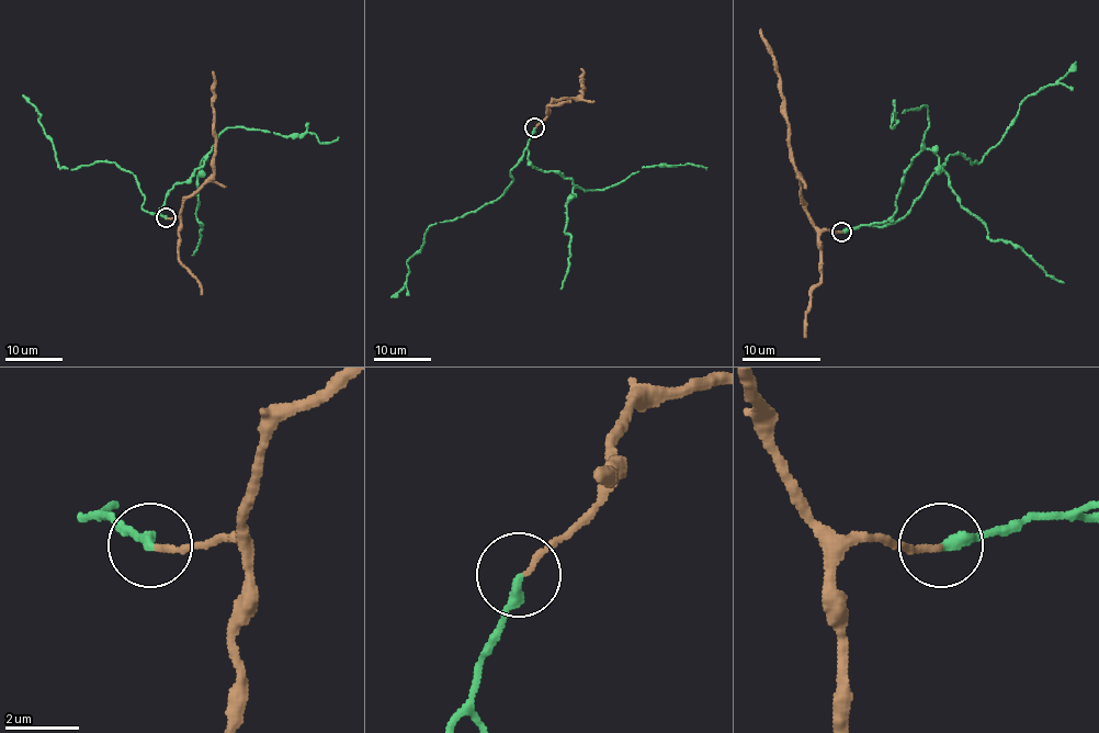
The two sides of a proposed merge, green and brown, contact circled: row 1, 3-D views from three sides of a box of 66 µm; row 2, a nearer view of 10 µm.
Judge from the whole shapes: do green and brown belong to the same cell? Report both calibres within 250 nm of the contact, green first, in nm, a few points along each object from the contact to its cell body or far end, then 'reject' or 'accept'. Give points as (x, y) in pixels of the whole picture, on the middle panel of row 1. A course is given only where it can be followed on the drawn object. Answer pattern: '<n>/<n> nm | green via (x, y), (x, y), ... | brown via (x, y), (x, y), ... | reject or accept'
320/150 nm | green via (534, 128), (500, 196), (429, 227), (425, 243), (406, 262), (406, 284), (392, 296) | brown via (534, 128), (547, 114), (552, 102), (577, 98), (581, 93), (580, 68) | accept

